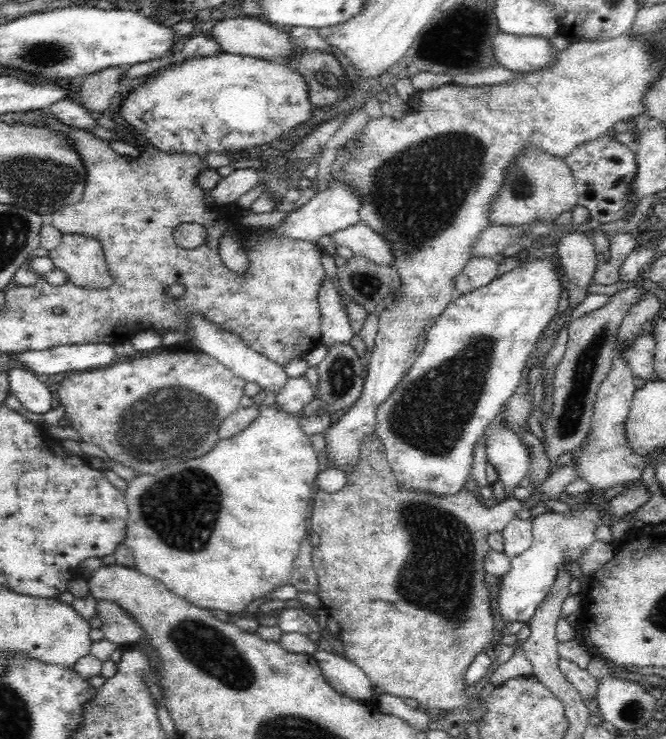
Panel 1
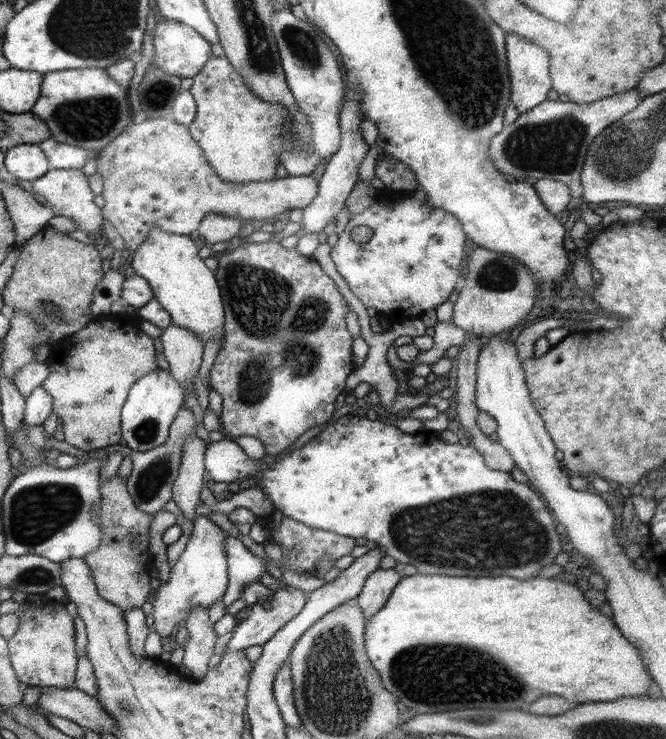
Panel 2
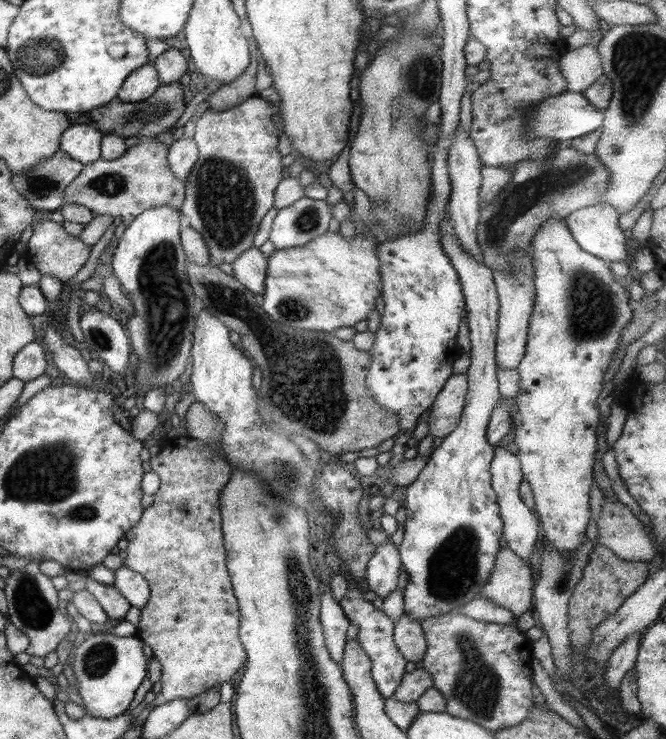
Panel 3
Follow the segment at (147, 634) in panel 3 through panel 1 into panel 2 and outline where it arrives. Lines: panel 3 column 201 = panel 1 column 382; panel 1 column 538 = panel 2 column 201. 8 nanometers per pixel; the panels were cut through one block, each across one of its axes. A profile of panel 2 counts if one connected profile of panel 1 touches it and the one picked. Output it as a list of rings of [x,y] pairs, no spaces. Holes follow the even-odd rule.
[[[250,487],[247,489],[241,489],[236,494],[233,494],[229,499],[224,499],[217,502],[209,488],[200,488],[200,502],[201,504],[207,505],[207,508],[211,512],[222,512],[223,514],[228,514],[237,507],[247,508],[258,517],[261,516],[271,516],[272,502],[269,502],[263,494],[263,491],[259,487]]]

